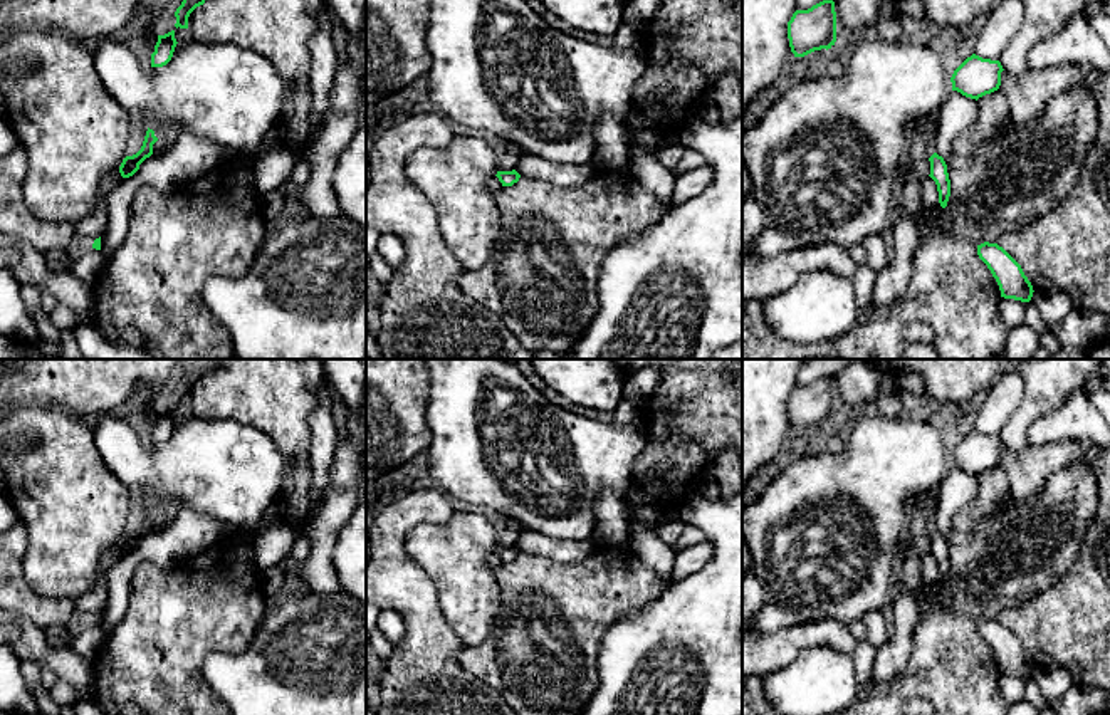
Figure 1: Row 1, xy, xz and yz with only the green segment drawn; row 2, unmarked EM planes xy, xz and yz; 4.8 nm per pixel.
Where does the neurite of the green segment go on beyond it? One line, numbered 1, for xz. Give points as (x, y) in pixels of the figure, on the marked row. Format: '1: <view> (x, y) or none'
1: none

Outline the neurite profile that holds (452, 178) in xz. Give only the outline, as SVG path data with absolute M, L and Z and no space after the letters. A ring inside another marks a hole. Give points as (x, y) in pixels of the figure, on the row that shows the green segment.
M453 134L447 146L415 149L406 163L405 175L437 211L442 237L465 270L480 269L495 247L500 217L494 193L485 186L499 171L499 156L482 138Z

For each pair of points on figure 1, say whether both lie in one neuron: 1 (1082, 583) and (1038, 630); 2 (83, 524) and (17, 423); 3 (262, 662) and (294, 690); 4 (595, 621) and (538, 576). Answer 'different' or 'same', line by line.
1: same
2: same
3: same
4: same

